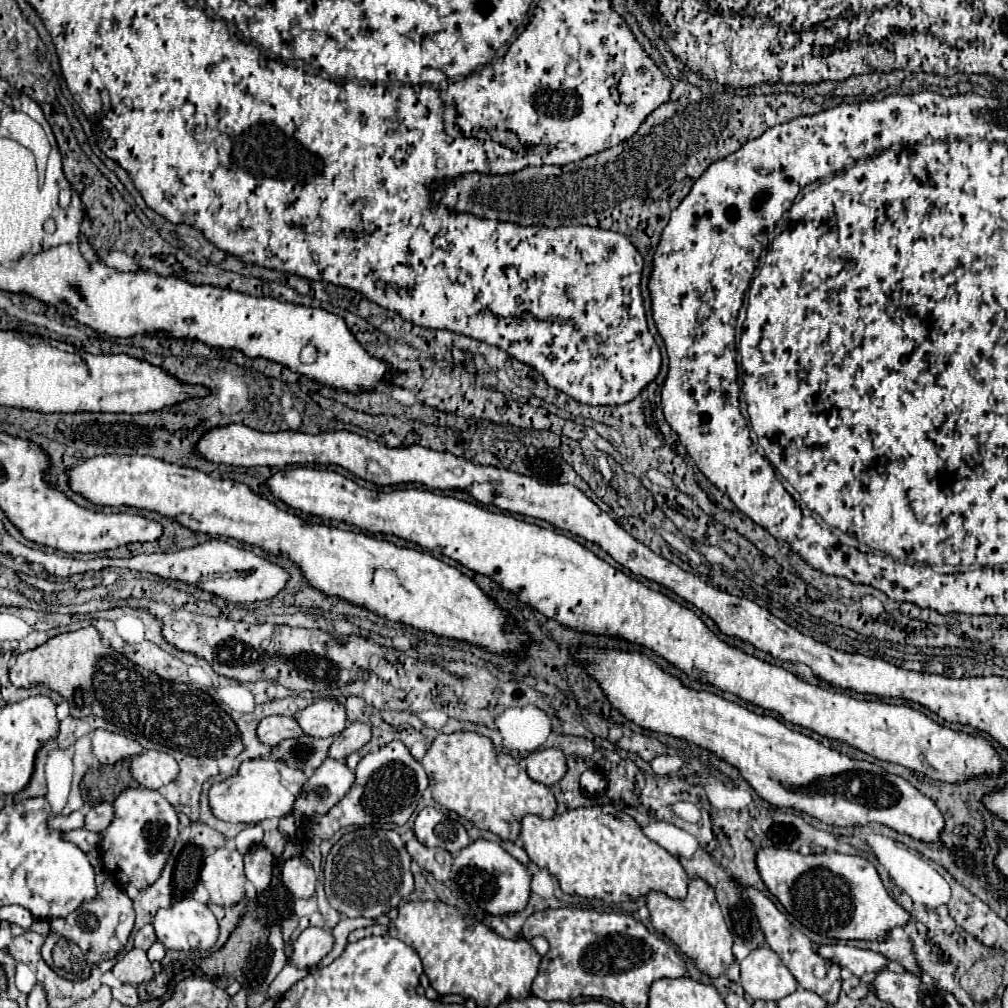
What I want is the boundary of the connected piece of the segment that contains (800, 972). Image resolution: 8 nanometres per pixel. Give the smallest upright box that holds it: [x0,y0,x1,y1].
[743,889,841,1005]

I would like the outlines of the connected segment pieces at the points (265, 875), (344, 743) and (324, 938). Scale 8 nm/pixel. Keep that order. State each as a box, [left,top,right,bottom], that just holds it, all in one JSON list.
[[245,845,275,895],[329,721,371,759],[291,927,333,969]]

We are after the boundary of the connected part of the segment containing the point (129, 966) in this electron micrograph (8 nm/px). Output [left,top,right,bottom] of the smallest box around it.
[113,949,153,985]

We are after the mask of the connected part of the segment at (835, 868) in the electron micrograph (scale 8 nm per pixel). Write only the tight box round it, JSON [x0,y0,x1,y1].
[757,847,911,941]

